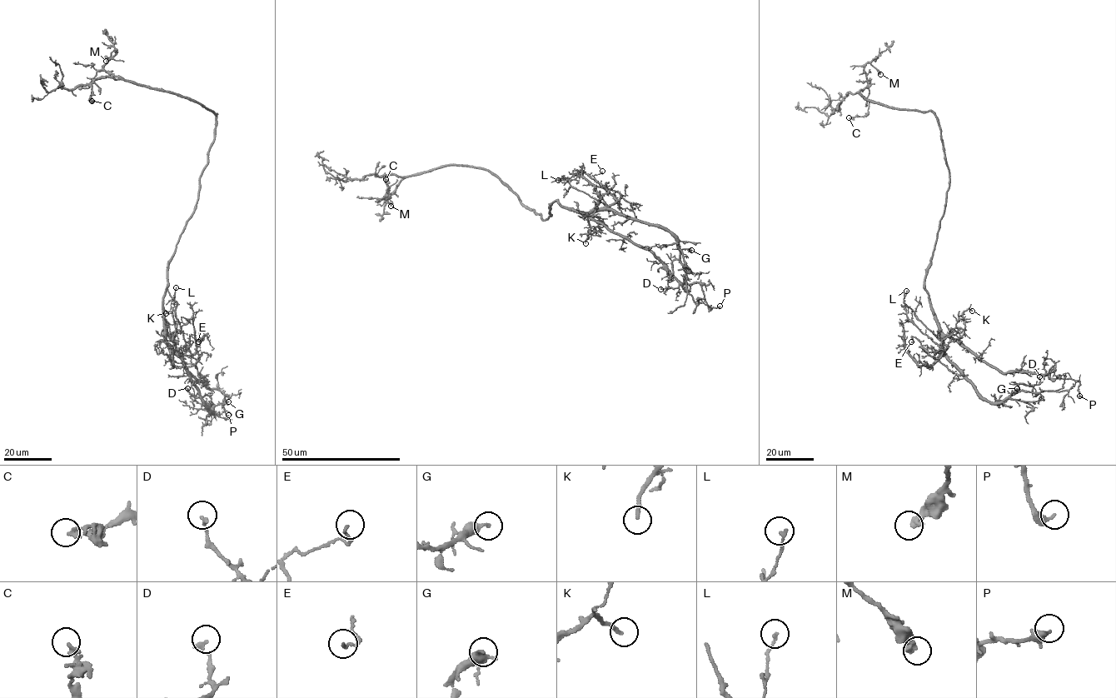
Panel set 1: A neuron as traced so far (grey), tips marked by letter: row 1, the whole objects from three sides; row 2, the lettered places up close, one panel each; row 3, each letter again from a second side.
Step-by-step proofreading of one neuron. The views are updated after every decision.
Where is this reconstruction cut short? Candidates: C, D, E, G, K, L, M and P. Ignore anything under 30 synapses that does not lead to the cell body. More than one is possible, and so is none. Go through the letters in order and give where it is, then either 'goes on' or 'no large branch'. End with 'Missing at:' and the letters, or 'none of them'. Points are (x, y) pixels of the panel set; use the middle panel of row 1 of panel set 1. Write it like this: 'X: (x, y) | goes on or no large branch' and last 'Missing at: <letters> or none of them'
C: (386, 179) | no large branch
D: (660, 289) | no large branch
E: (602, 171) | no large branch
G: (691, 250) | no large branch
K: (585, 243) | no large branch
L: (558, 180) | no large branch
M: (391, 206) | no large branch
P: (719, 306) | no large branch
Missing at: none of them

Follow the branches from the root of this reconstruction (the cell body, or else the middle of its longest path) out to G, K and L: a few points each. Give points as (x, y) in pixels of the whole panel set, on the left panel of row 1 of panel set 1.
G: (197, 197), (168, 266), (163, 304), (166, 341), (183, 363), (209, 411), (228, 401)
K: (197, 197), (168, 266), (163, 306), (165, 329), (172, 341), (176, 329), (171, 311), (166, 313)
L: (197, 197), (171, 260), (163, 304), (166, 341), (183, 354), (186, 343), (176, 315), (176, 287)

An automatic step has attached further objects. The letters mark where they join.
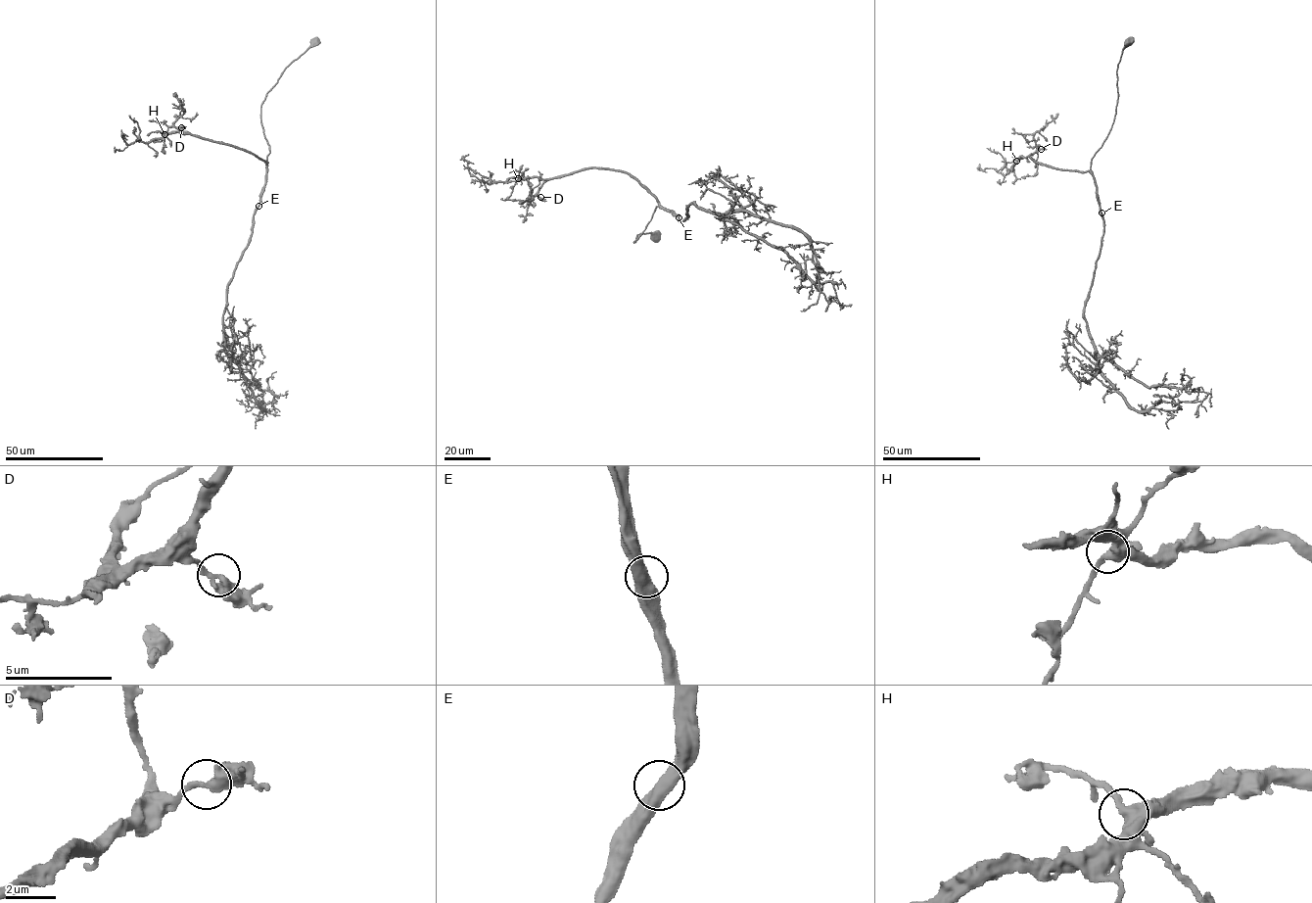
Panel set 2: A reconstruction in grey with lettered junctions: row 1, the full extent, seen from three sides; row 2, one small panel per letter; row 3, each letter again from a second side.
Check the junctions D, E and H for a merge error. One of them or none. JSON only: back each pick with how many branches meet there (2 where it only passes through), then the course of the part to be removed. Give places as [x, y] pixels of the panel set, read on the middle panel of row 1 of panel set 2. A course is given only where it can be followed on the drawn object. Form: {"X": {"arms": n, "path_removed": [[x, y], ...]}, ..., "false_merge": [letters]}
{"false_merge": []}

